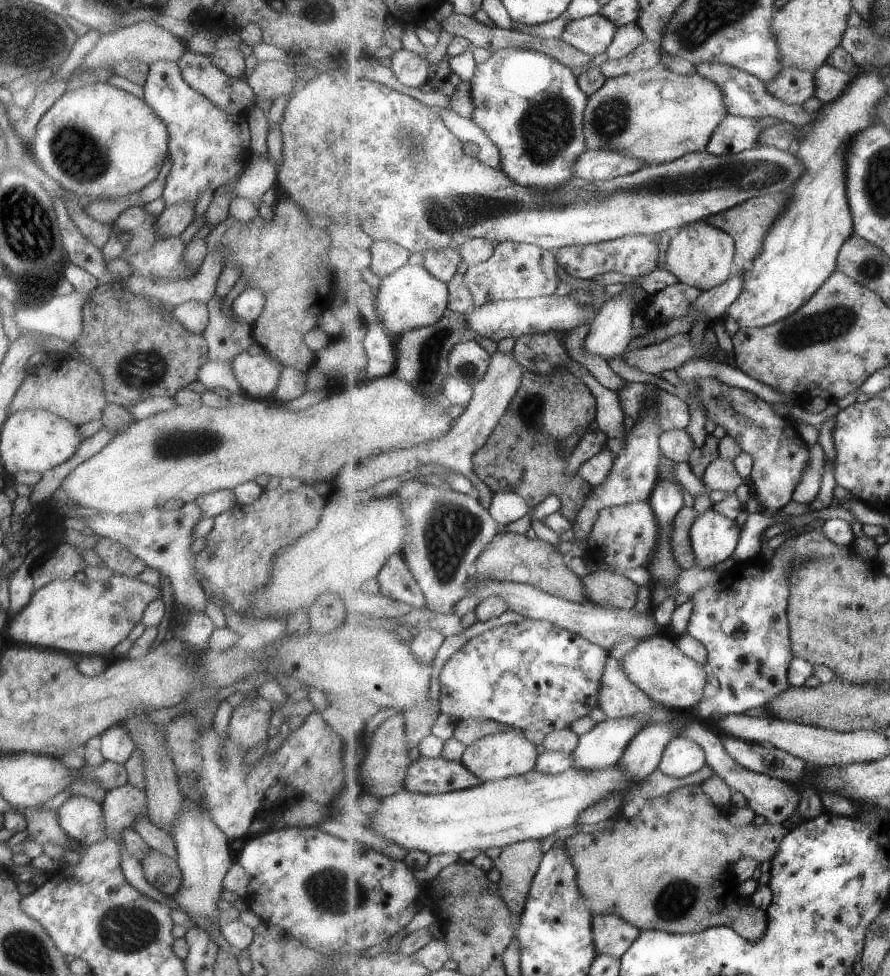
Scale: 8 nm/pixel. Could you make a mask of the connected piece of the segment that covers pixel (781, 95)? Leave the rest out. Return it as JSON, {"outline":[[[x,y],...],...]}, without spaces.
{"outline":[[[797,67],[783,68],[773,80],[765,83],[775,98],[790,105],[802,105],[816,91],[816,71]]]}

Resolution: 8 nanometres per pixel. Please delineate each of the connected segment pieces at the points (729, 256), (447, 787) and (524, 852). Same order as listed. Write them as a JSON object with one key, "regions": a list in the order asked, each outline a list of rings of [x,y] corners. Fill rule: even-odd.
{"regions":[[[[702,220],[671,233],[671,241],[661,267],[675,275],[679,282],[699,288],[700,291],[708,291],[725,284],[731,278],[735,255],[734,236]]],[[[423,755],[412,761],[405,786],[414,793],[439,795],[482,783],[461,761]]],[[[529,839],[504,847],[494,859],[494,866],[502,874],[499,883],[503,898],[510,906],[511,912],[515,912],[516,923],[518,916],[522,915],[529,889],[543,857],[541,840]]]]}

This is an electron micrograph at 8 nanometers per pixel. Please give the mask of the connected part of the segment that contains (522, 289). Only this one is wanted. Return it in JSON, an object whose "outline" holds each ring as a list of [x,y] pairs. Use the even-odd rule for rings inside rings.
{"outline":[[[505,241],[496,246],[489,260],[469,266],[466,283],[476,296],[474,307],[493,301],[544,297],[553,295],[559,288],[559,266],[555,251],[531,243]]]}

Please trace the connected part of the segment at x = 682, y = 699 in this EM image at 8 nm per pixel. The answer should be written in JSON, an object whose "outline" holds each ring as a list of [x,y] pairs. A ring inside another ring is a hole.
{"outline":[[[665,633],[643,639],[620,661],[629,680],[663,707],[691,712],[704,698],[709,668],[687,656]]]}

